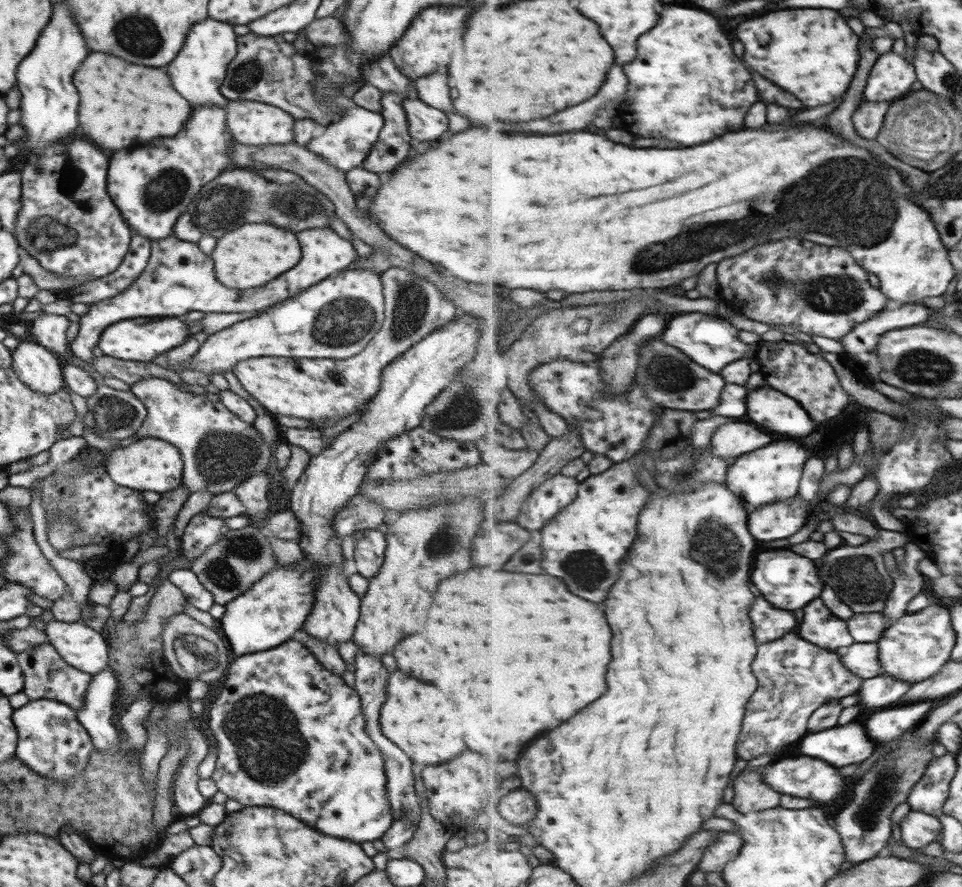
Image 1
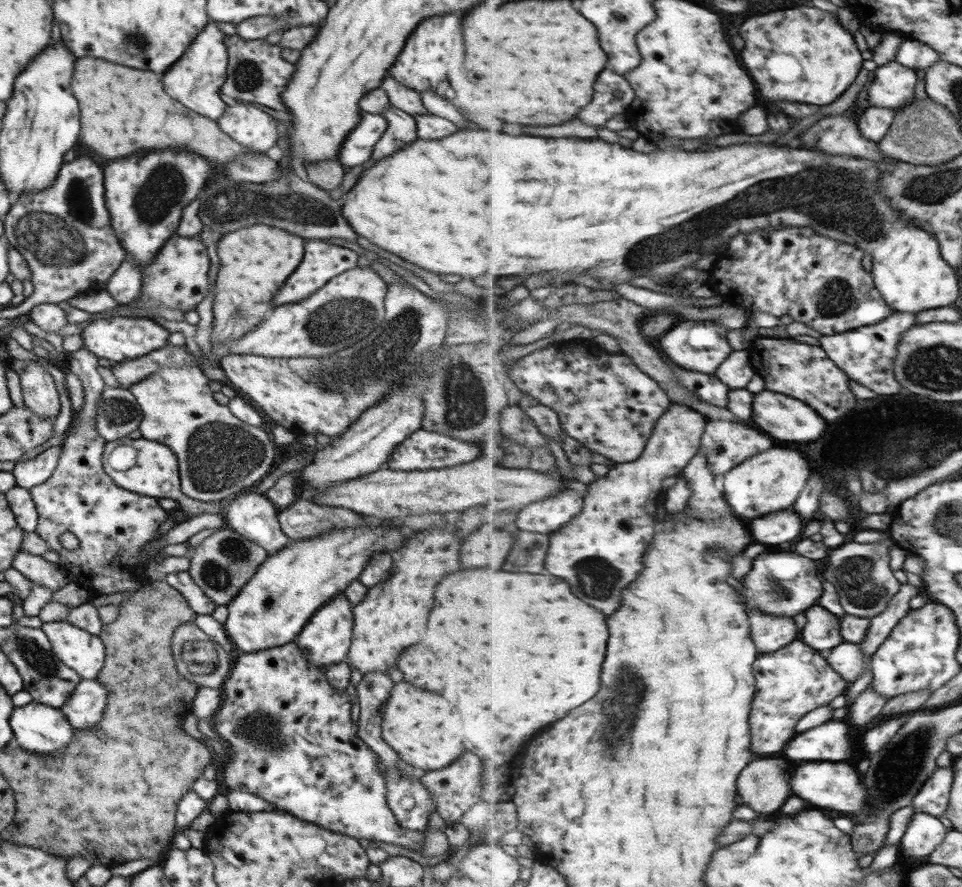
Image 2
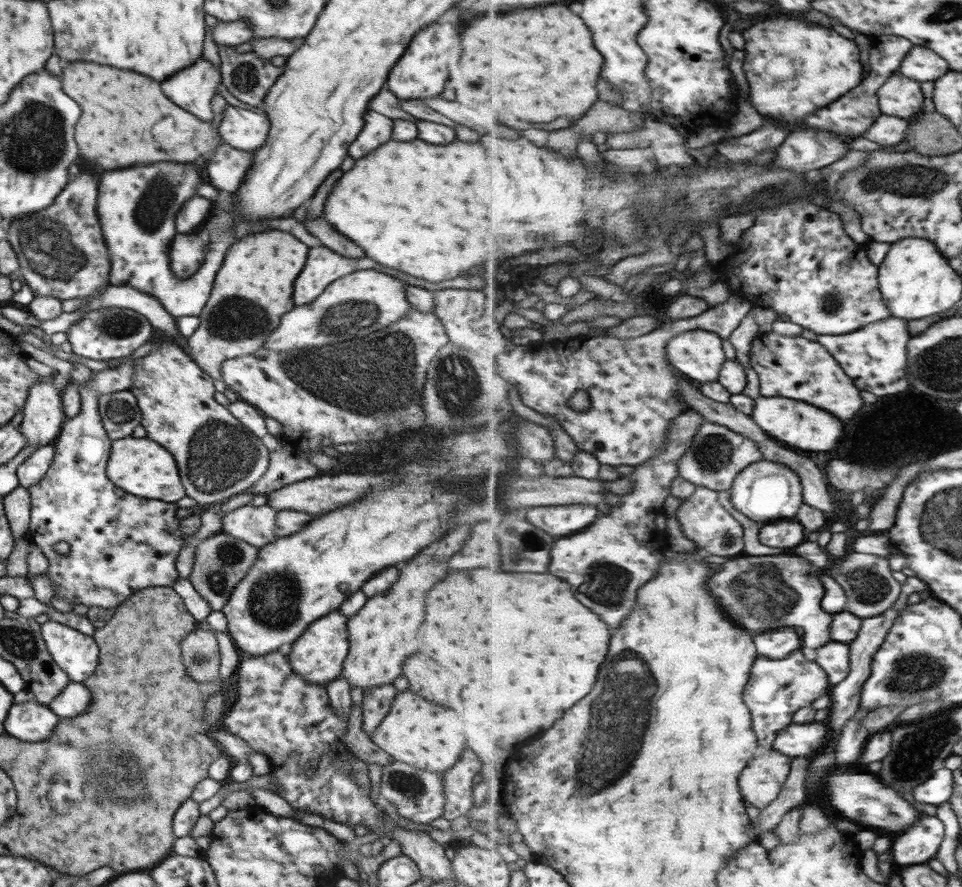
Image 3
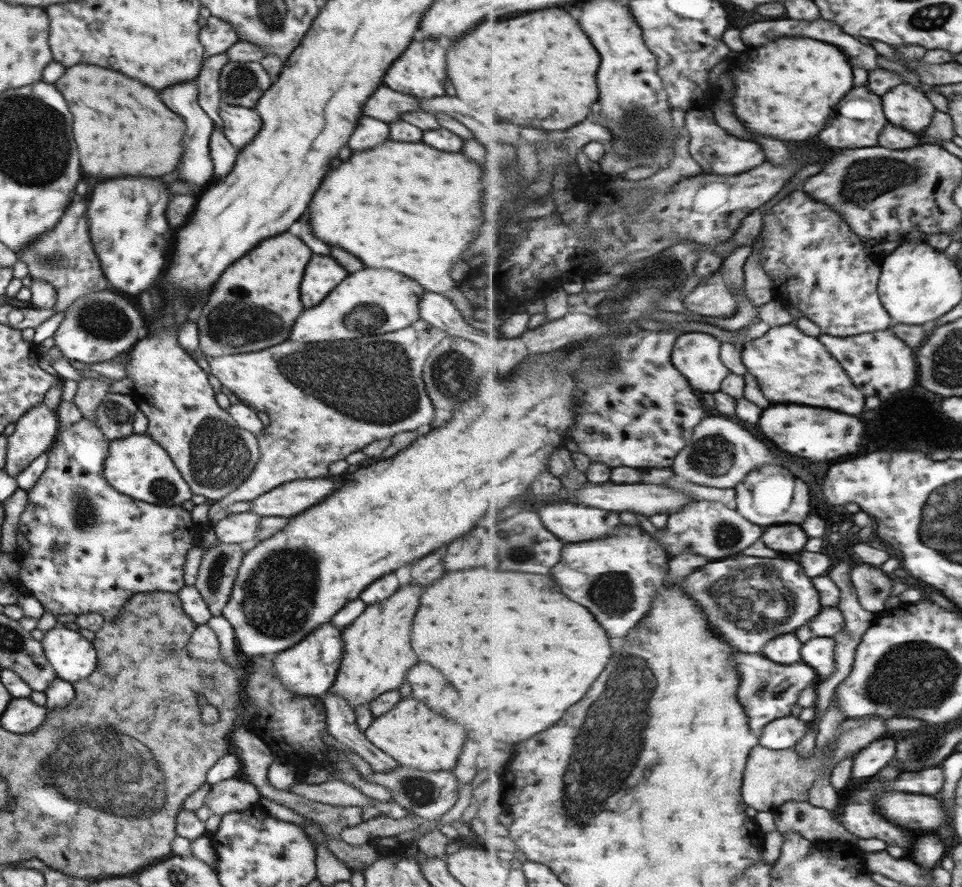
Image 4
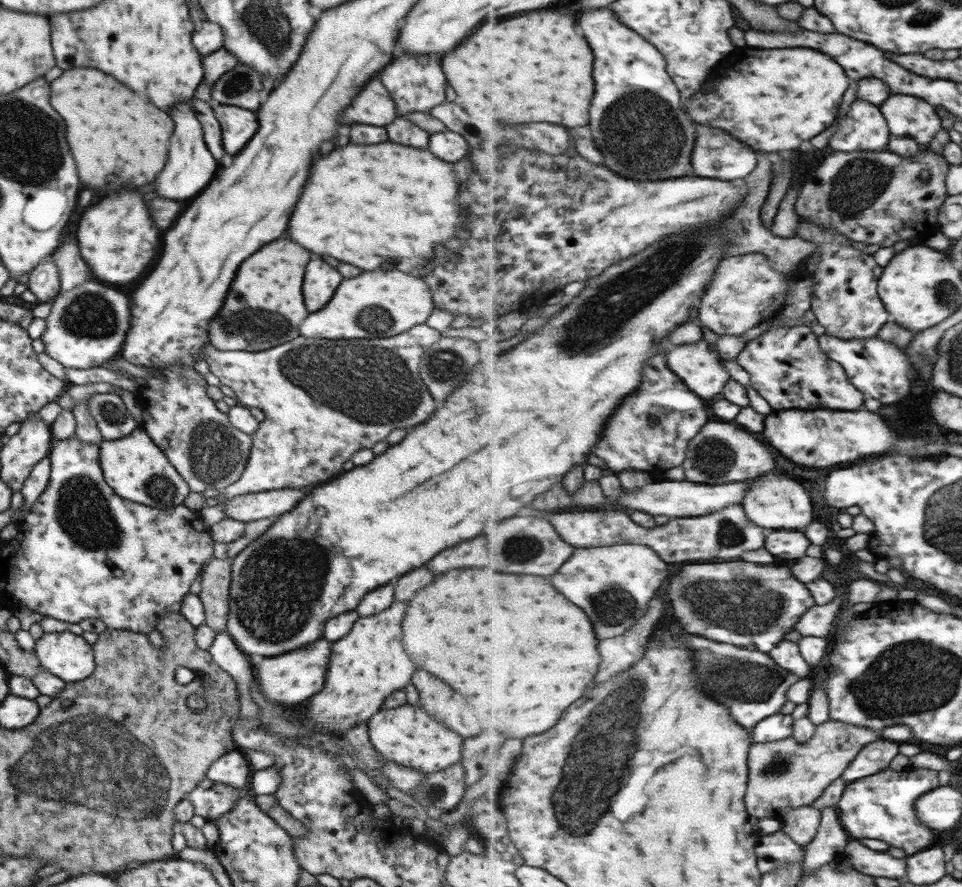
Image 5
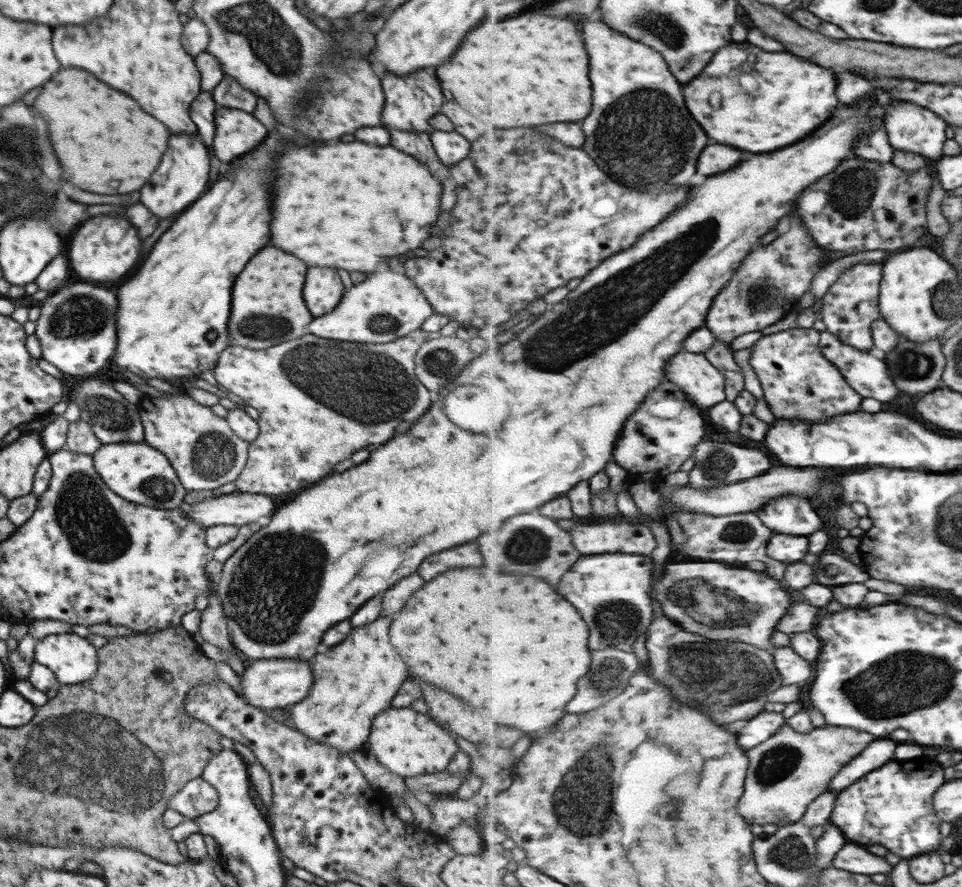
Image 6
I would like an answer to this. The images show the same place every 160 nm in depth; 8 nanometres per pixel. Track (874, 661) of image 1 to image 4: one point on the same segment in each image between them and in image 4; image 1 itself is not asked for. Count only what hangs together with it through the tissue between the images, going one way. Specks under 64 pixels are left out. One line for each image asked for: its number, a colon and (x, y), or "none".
2: (848, 658)
3: (834, 657)
4: (819, 653)

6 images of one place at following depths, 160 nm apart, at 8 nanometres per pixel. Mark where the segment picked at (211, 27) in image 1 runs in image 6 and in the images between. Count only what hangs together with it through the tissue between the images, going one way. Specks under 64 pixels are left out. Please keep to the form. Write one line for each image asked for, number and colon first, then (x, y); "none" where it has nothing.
2: (195, 80)
3: (191, 89)
4: (195, 167)
5: (189, 166)
6: (180, 176)

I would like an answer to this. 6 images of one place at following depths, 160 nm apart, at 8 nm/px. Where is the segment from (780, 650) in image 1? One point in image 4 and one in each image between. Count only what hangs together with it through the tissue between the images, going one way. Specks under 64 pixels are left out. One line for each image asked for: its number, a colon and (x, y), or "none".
2: (796, 679)
3: (778, 688)
4: (769, 690)

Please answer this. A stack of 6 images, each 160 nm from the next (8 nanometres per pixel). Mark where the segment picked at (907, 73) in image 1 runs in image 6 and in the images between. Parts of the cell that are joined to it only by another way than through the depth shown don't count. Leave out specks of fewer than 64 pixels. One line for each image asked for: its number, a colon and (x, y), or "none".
2: (894, 86)
3: (900, 96)
4: (906, 106)
5: (908, 115)
6: (913, 129)

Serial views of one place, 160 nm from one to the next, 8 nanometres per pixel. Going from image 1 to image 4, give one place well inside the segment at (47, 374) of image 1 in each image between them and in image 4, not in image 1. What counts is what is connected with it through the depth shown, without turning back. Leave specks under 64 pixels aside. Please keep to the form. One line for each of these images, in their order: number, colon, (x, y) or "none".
2: (39, 394)
3: (43, 415)
4: (35, 430)

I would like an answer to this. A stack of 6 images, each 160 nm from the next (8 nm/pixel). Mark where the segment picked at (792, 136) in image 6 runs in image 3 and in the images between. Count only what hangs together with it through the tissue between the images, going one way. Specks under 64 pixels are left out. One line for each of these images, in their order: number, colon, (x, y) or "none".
3: (818, 65)
4: (789, 88)
5: (788, 96)

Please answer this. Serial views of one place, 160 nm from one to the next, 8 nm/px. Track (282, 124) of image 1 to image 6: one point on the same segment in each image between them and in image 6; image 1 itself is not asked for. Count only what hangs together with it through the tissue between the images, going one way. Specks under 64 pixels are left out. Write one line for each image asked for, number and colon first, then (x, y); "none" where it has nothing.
2: (249, 126)
3: (242, 129)
4: (239, 125)
5: (237, 125)
6: (236, 132)

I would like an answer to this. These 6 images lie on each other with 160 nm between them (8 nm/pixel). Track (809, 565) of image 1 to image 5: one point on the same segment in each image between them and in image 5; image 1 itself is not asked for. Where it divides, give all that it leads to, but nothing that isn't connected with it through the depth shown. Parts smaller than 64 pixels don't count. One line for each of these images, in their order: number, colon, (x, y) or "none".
2: (784, 584)
3: (764, 593)
4: (749, 601)
5: (754, 609)

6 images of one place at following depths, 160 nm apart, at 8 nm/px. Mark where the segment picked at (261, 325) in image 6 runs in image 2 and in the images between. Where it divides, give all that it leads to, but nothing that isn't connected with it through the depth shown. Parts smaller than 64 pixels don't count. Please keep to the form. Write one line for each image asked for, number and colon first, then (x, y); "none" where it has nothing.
2: (253, 262)
3: (252, 289)
4: (252, 307)
5: (263, 309)

